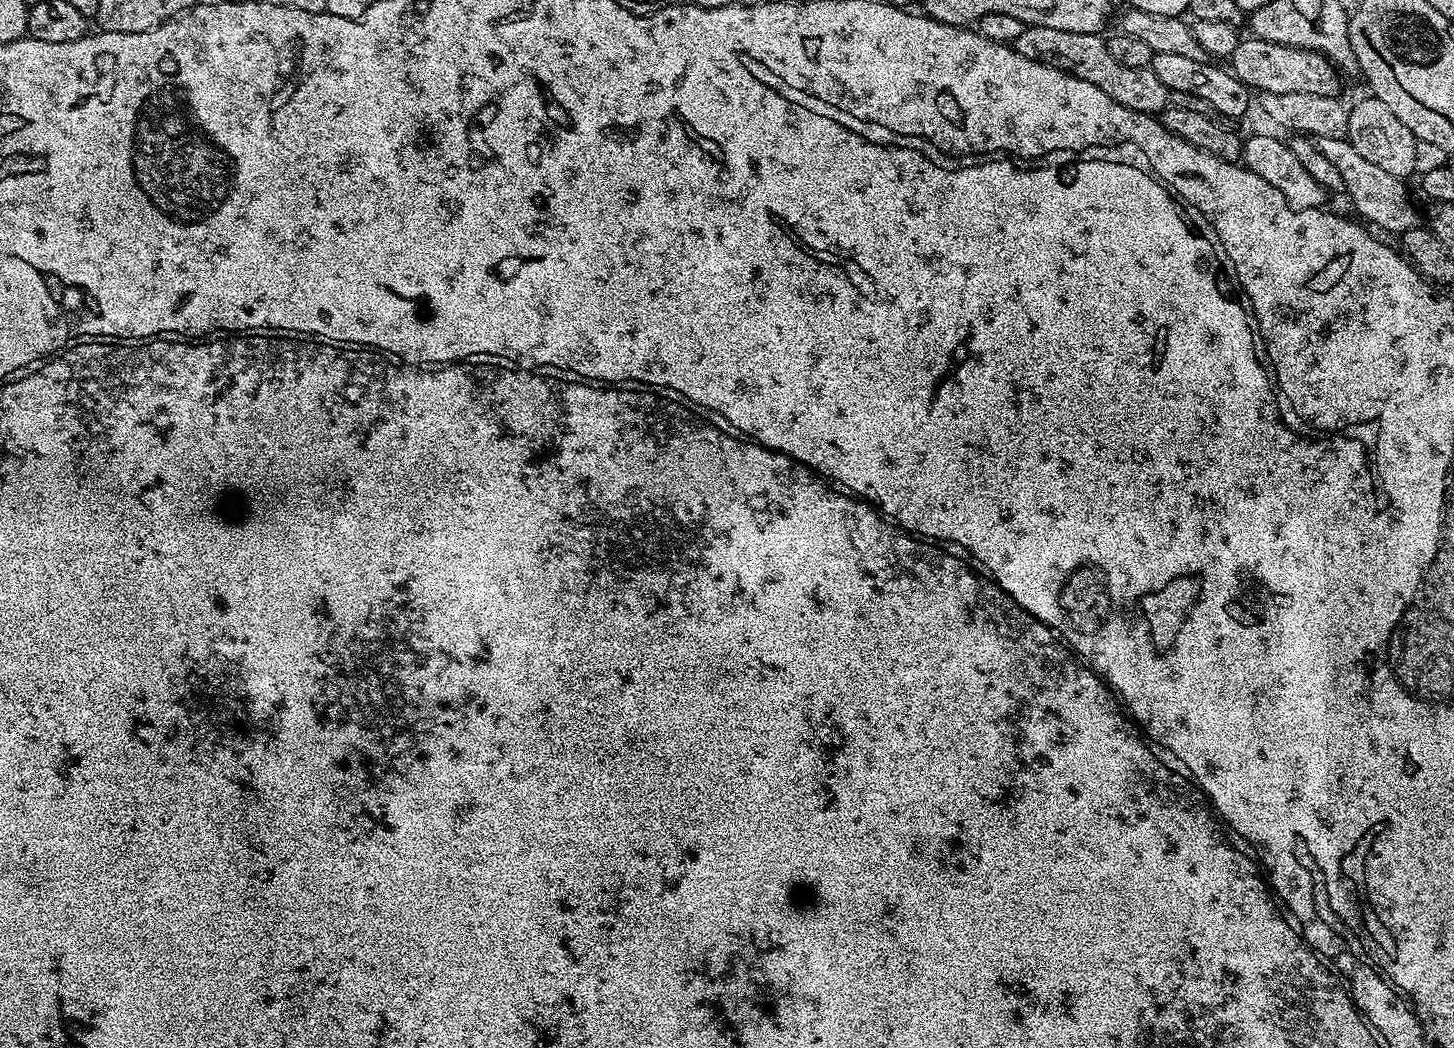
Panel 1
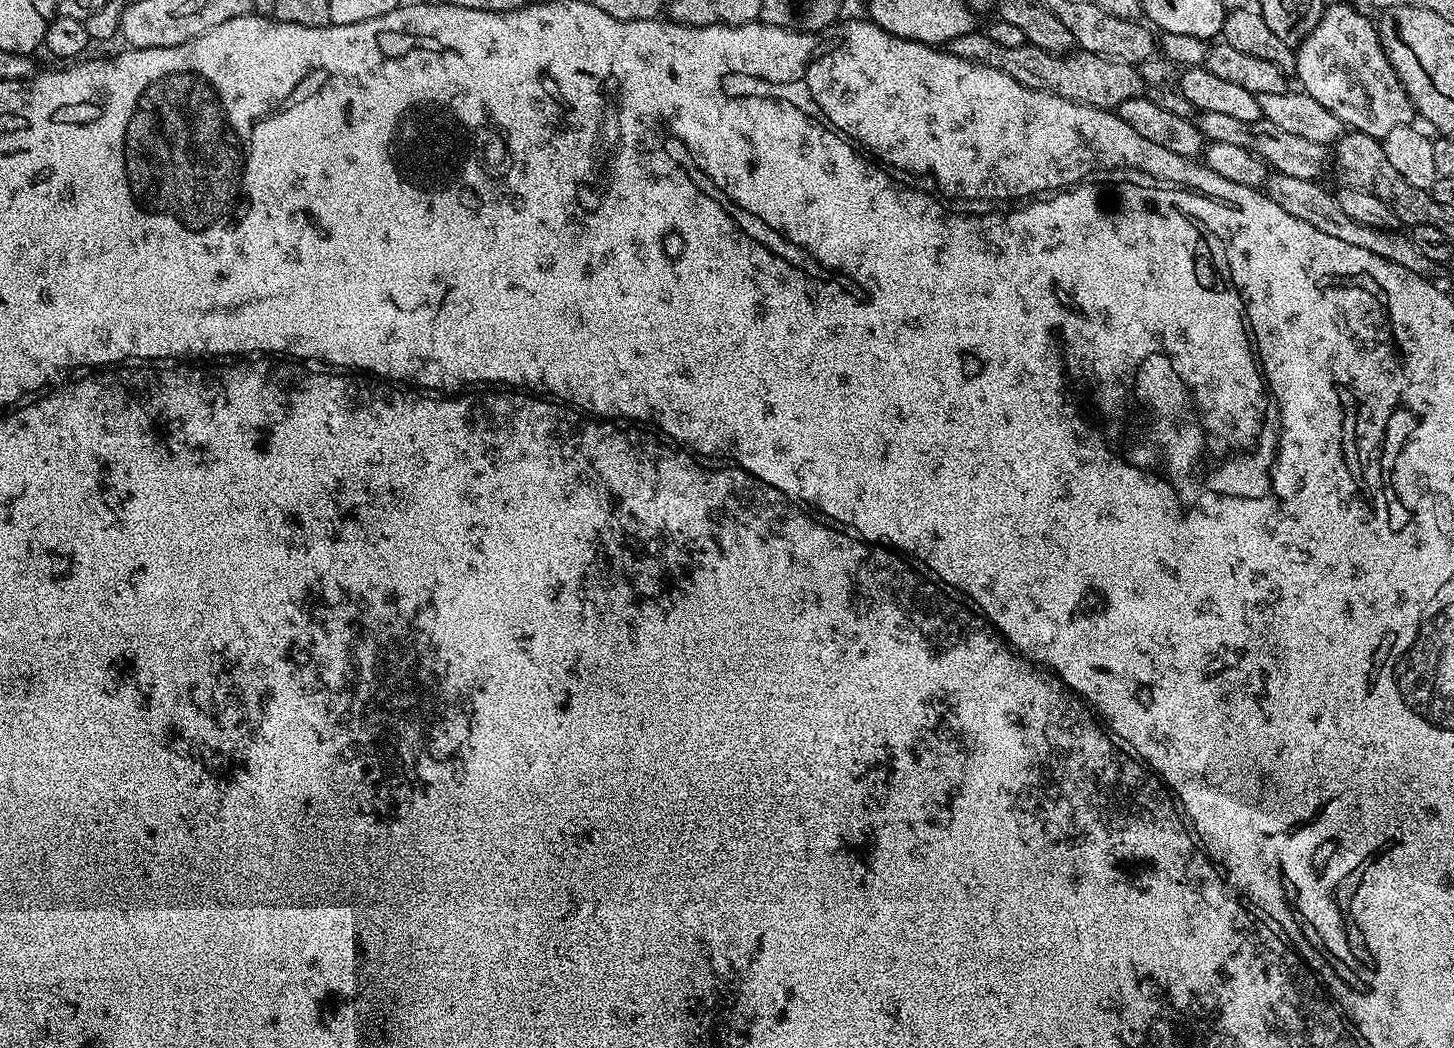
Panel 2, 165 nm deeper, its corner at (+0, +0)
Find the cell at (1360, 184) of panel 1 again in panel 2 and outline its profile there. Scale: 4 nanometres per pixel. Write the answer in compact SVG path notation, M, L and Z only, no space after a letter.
M1214 110L1200 112L1194 123L1208 142L1231 142L1234 146L1242 146L1260 157L1269 169L1286 174L1290 178L1309 178L1324 163L1329 163L1330 152L1325 145L1310 142L1298 134L1290 134L1286 130L1278 130L1274 122L1263 118L1255 122L1242 122L1242 118L1234 118L1231 114L1217 114Z

